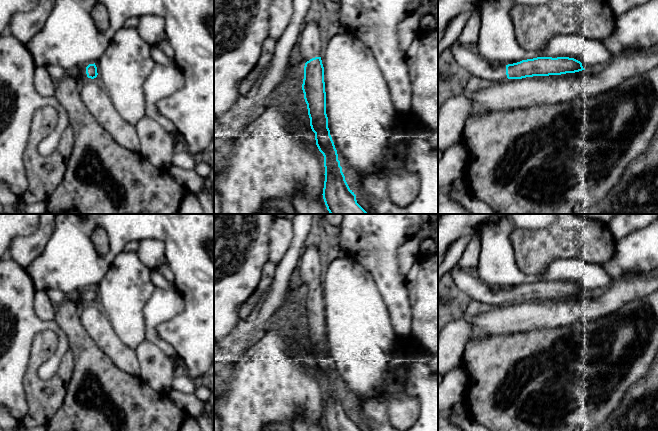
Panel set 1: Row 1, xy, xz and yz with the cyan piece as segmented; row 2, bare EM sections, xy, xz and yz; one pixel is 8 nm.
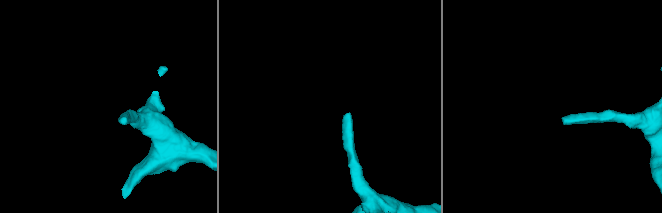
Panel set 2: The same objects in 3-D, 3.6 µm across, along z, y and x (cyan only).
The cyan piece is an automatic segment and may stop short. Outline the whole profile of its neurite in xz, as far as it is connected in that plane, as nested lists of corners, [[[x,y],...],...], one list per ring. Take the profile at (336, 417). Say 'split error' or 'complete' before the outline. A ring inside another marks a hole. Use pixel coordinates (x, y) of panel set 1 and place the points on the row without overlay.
split error | [[[311,238],[304,246],[295,276],[298,284],[305,288],[302,314],[316,369],[324,380],[325,405],[322,419],[326,431],[361,431],[345,404],[328,352],[324,291],[321,284],[323,269],[322,245]]]

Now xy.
split error | [[[89,288],[87,291],[81,291],[73,296],[74,301],[82,307],[88,303],[94,303],[97,301],[97,291],[94,288]]]

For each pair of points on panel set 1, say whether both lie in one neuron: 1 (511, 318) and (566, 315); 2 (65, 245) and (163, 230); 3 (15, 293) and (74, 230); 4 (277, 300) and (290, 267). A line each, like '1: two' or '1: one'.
1: one
2: one
3: two
4: one

